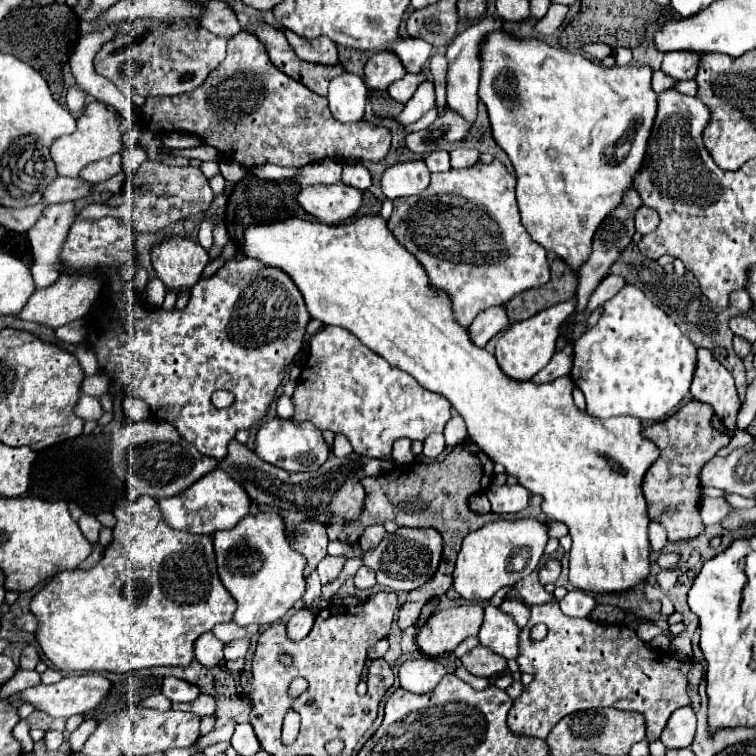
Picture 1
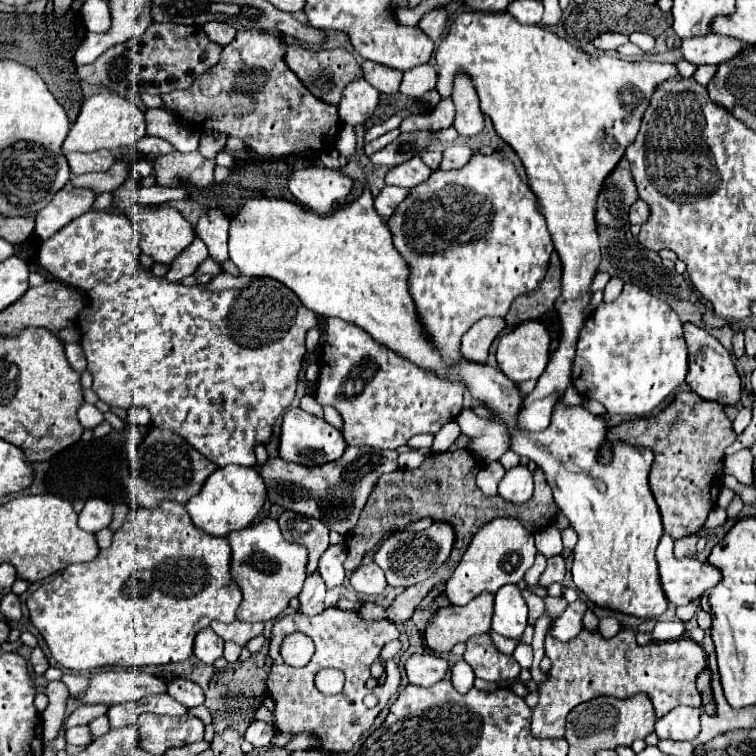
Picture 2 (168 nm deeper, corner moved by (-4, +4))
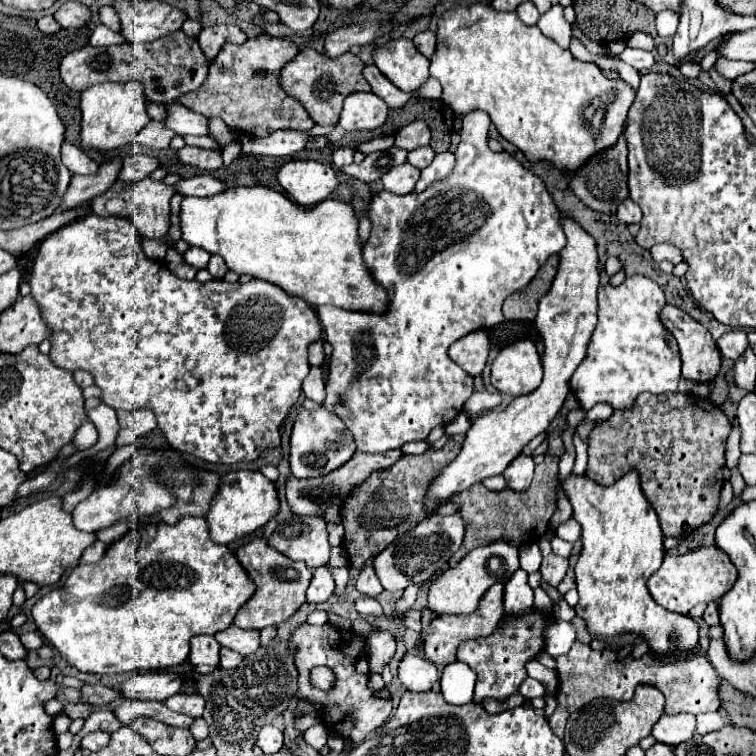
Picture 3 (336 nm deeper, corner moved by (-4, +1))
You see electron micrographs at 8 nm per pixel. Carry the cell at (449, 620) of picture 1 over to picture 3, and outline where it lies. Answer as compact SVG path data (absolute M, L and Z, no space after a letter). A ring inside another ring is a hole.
M493 585L491 589L487 589L487 593L483 595L483 601L479 601L479 609L475 609L475 613L463 617L455 617L455 615L443 615L443 617L435 617L429 623L427 635L423 639L423 651L425 657L431 659L435 665L449 665L455 661L455 651L459 647L459 643L467 641L467 639L477 639L477 637L487 637L493 633L495 625L499 625L499 621L503 619L503 585Z

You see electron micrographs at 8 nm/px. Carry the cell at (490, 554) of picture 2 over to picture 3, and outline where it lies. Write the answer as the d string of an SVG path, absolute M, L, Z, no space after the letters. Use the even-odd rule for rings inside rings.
M493 541L491 545L477 547L469 551L455 569L447 569L437 581L431 583L427 607L439 615L469 615L475 611L483 593L495 583L507 583L515 569L519 569L519 549L509 545L509 541Z

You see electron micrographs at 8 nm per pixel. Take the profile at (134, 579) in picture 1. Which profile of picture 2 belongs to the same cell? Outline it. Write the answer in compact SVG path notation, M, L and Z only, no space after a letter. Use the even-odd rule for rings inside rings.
M167 500L163 502L163 506L159 506L159 510L147 510L147 508L137 508L129 520L113 534L113 544L107 550L101 550L97 554L97 558L93 558L91 562L81 562L81 564L69 564L59 576L55 576L51 582L39 586L31 598L27 600L27 608L31 614L31 622L33 626L39 630L39 634L45 638L53 658L69 670L91 670L91 668L99 668L99 666L125 666L125 668L139 668L139 666L159 666L159 664L171 664L171 662L183 662L193 654L193 640L197 636L197 632L201 632L203 628L209 628L209 624L213 620L221 620L221 622L233 622L235 620L235 612L241 604L241 590L235 584L235 580L231 578L231 548L229 542L225 538L215 538L209 534L203 534L203 530L199 530L183 504L175 502L175 500Z

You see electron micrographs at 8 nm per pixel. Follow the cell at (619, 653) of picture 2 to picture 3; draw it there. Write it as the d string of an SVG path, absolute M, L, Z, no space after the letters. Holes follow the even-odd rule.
M575 641L575 645L571 647L569 653L565 655L559 655L555 657L557 661L557 677L559 677L559 689L555 693L555 699L557 699L557 709L551 713L551 717L547 719L549 721L549 727L551 731L557 735L557 737L563 737L563 731L565 731L565 723L569 719L569 715L583 707L585 703L589 703L591 699L595 697L611 697L611 699L617 699L617 701L629 701L633 697L633 691L637 685L641 683L647 683L647 685L653 685L657 687L663 695L665 695L665 713L669 715L677 715L677 713L693 713L693 715L699 715L699 713L709 713L709 711L717 711L719 709L719 697L717 697L717 687L719 687L719 675L715 673L715 669L711 667L711 663L707 661L707 657L703 655L691 655L691 657L679 657L679 661L675 659L661 659L657 657L655 653L645 653L643 657L635 659L631 655L623 657L623 659L617 659L617 651L613 649L603 649L603 651L593 651L589 645L581 643L581 641Z

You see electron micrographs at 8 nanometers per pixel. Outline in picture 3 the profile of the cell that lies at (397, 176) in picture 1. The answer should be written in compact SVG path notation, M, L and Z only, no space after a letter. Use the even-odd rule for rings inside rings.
M403 163L395 169L389 169L381 181L383 181L383 189L385 191L391 191L391 193L397 193L397 195L407 195L413 191L415 183L419 181L419 175L421 171L415 169L413 165L409 163Z

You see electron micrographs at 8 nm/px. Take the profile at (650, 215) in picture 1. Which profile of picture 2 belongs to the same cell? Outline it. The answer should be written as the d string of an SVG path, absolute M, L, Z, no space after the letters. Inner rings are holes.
M637 200L629 210L629 222L631 224L643 224L649 218L649 206L643 200Z

